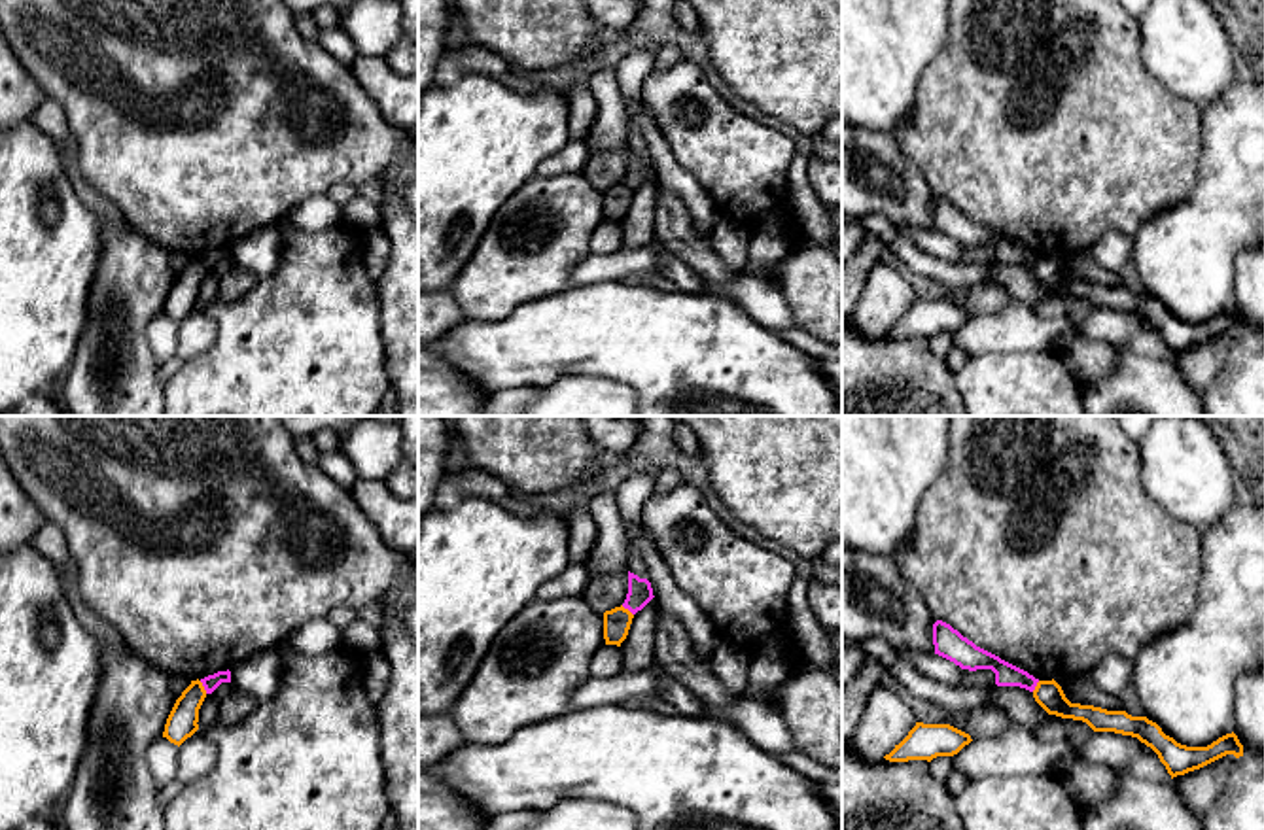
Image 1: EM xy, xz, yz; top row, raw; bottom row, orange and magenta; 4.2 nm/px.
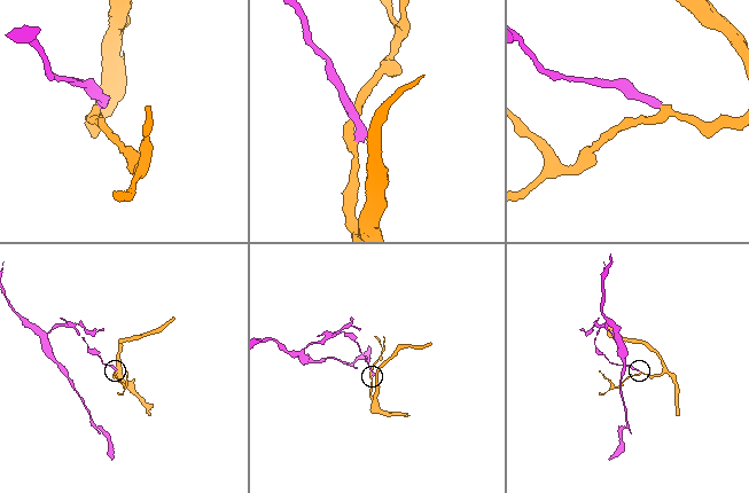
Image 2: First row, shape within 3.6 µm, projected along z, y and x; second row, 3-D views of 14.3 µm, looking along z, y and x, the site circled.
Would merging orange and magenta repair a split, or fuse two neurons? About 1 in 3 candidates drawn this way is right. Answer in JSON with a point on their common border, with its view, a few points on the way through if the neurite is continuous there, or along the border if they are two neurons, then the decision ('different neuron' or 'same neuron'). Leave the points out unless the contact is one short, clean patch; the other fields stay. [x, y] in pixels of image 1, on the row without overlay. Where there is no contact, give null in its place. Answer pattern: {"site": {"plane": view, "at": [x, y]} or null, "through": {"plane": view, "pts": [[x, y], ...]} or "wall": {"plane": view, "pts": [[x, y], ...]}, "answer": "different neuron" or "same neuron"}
{"site": {"plane": "xy", "at": [203, 263]}, "wall": {"plane": "xy", "pts": [[199, 258], [207, 269]]}, "answer": "different neuron"}

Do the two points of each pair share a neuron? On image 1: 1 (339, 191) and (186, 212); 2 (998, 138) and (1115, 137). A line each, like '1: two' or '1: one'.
1: two
2: one

